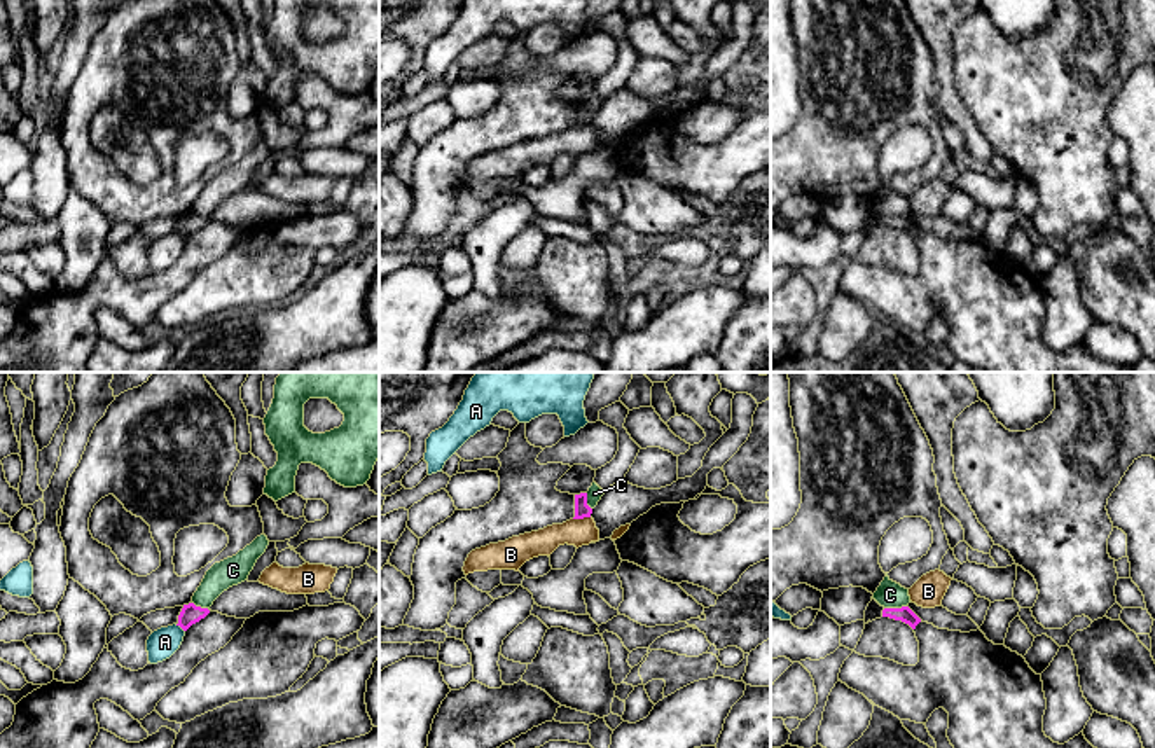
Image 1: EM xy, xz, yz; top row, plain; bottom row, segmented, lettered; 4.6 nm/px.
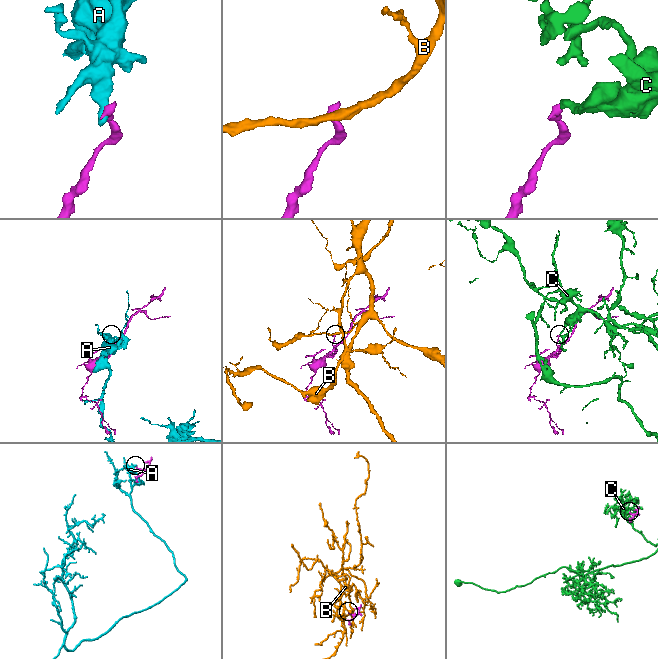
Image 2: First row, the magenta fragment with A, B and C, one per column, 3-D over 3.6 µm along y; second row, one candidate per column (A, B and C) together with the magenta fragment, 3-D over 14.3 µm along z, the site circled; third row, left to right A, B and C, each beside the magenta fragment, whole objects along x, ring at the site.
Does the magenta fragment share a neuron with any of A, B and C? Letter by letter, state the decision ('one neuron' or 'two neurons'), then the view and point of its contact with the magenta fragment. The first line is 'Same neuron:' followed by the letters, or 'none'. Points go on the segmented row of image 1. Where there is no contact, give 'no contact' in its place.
Same neuron: none
A: two neurons; contact xy (180, 626)
B: two neurons; contact xz (580, 518)
C: two neurons; contact yz (895, 609)

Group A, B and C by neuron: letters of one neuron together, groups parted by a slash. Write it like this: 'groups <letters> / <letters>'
groups A / B / C

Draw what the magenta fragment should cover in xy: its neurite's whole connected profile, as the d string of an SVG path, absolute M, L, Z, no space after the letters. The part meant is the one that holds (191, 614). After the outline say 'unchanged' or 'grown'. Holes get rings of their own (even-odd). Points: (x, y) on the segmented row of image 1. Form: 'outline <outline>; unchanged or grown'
outline M194 603L183 605L178 624L183 631L187 631L192 624L199 622L210 613L208 608L196 606Z; unchanged

